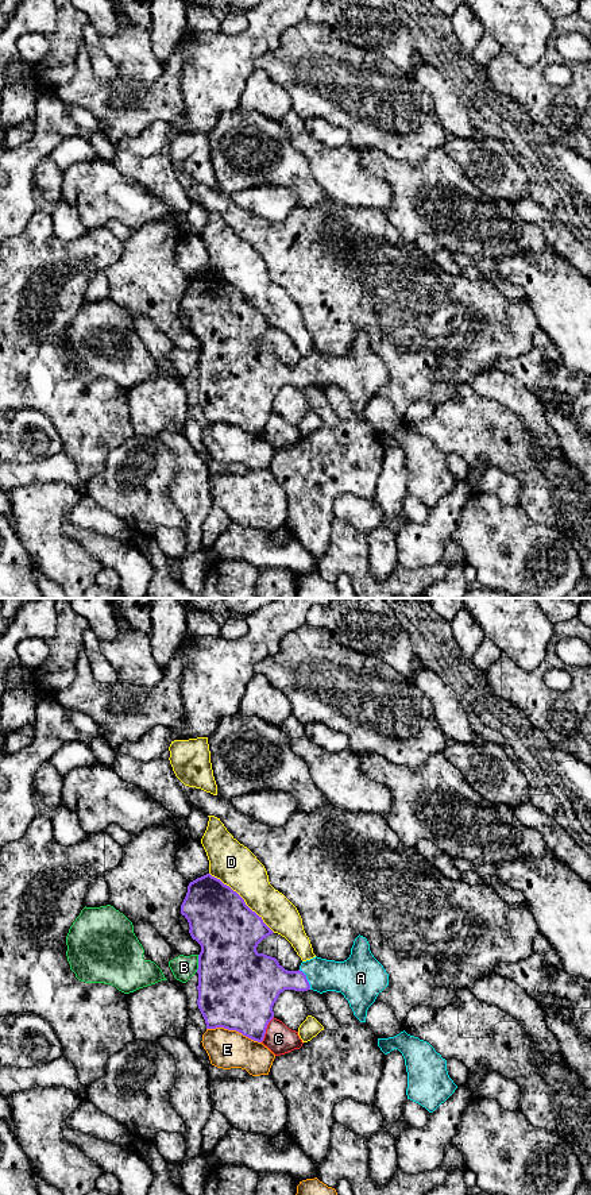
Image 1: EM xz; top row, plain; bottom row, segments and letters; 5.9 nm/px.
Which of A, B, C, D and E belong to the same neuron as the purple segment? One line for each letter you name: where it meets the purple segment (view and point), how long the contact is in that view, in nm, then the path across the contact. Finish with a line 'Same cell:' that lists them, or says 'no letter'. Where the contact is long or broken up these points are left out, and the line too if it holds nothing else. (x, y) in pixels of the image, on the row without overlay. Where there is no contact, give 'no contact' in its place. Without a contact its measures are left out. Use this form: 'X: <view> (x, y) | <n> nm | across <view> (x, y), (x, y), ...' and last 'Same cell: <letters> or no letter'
A: xz (306, 374) | 140 nm | across xz (265, 374), (306, 374), (348, 372)
Same cell: A

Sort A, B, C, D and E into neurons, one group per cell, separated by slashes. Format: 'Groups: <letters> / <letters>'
Groups: A / B / C / D / E

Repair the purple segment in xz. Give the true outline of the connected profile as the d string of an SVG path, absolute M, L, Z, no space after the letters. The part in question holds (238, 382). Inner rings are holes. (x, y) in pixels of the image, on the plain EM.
M206 269L188 281L181 309L189 317L189 328L201 340L198 350L198 404L206 424L224 423L262 437L269 417L274 413L273 401L285 385L320 389L341 388L354 410L366 417L367 405L379 388L389 381L389 369L374 352L366 332L358 331L351 350L344 356L313 352L302 356L298 366L285 365L275 352L259 348L258 339L274 327L252 307L244 294L220 274Z

